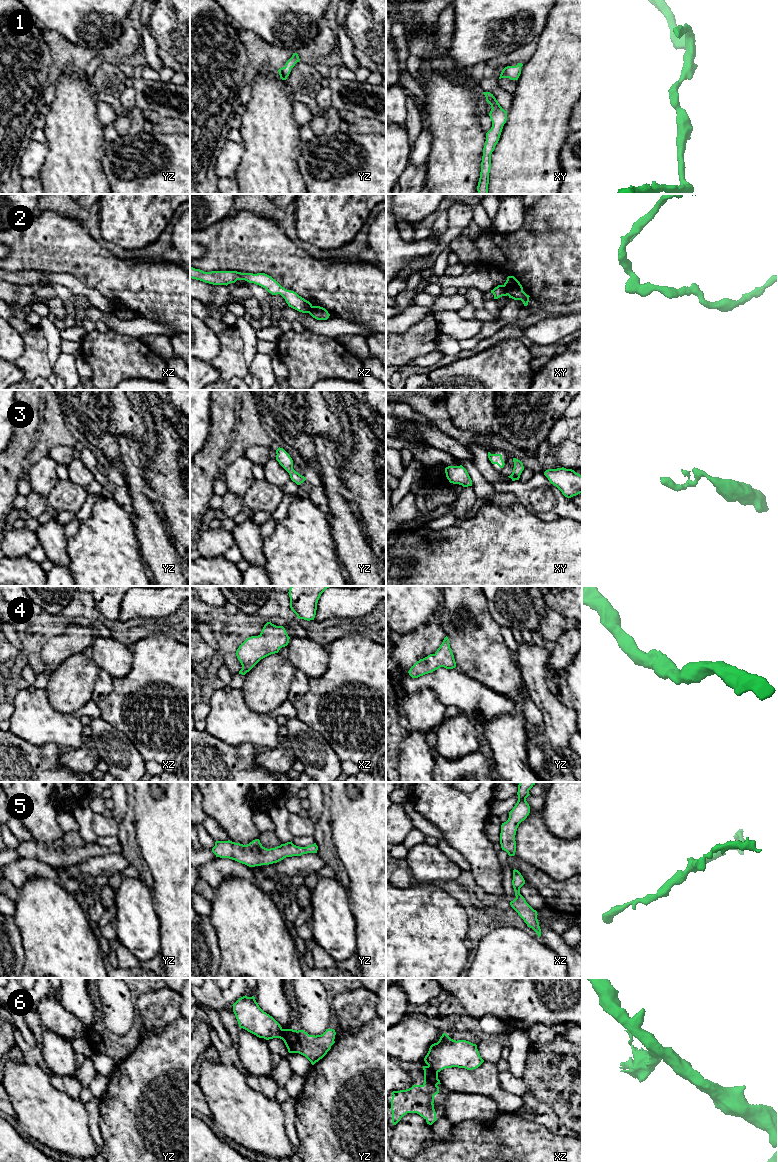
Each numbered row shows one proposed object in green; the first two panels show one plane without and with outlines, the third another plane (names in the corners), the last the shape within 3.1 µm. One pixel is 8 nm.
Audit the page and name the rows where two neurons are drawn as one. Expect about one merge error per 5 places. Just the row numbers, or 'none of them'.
2, 6

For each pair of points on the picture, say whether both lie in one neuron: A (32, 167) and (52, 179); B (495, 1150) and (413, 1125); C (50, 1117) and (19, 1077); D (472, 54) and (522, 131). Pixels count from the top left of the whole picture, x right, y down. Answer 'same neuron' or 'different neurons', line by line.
A: different neurons
B: same neuron
C: same neuron
D: different neurons

